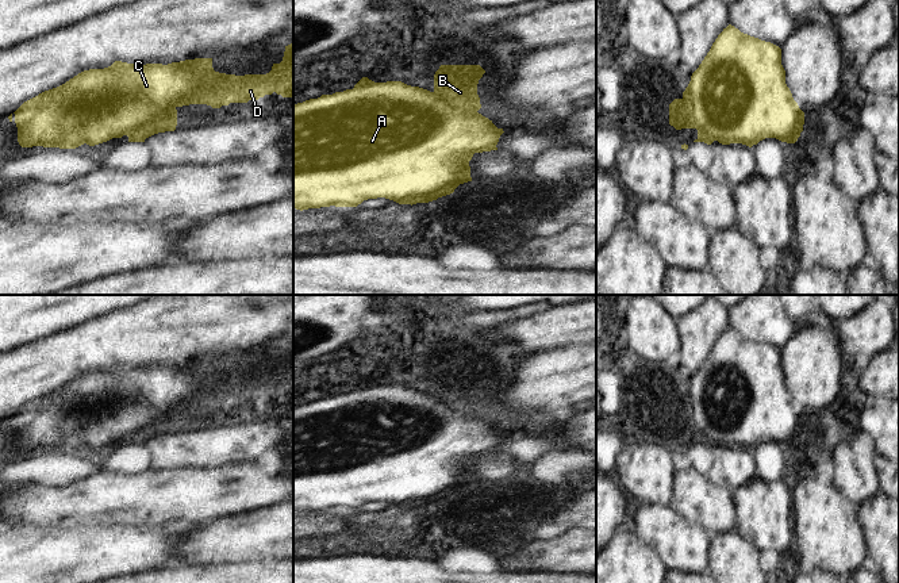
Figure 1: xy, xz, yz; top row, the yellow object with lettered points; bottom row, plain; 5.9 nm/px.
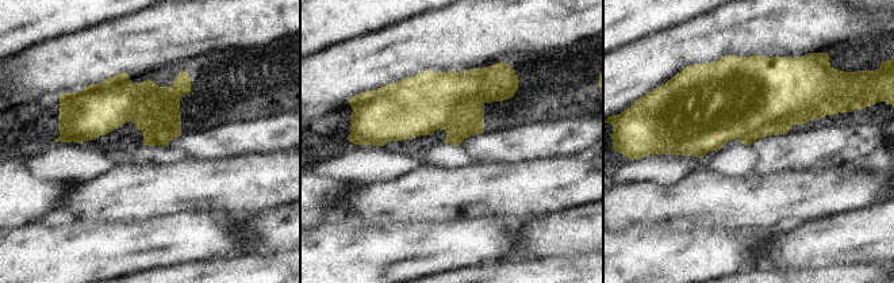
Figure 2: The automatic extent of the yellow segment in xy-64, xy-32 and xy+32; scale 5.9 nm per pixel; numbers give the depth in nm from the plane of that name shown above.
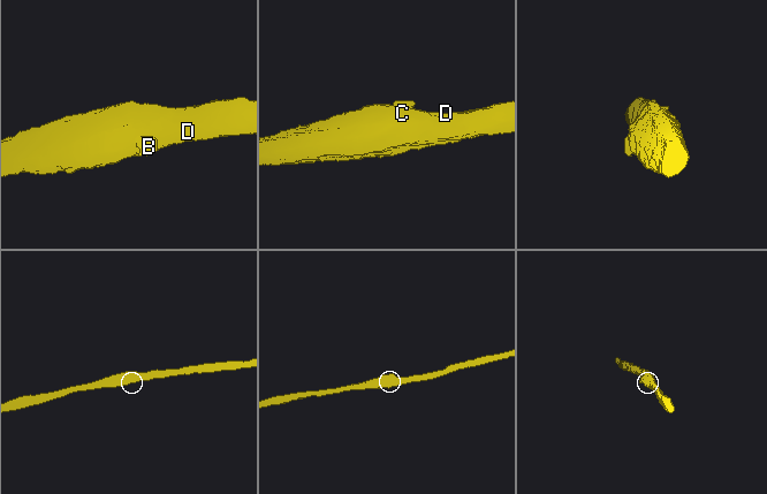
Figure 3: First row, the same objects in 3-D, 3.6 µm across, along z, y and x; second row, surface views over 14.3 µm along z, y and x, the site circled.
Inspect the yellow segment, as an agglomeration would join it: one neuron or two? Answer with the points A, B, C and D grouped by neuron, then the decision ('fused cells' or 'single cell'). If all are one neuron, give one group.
A B C D | single cell

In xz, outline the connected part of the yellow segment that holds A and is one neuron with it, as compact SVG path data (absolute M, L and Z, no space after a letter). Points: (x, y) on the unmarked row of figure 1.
M441 368L434 377L434 394L419 390L411 390L402 384L374 386L362 380L353 392L322 398L318 402L310 402L293 407L293 511L308 513L320 510L357 510L364 503L385 500L399 507L429 506L438 500L450 498L464 486L472 484L469 464L475 456L497 453L496 448L503 432L497 432L492 423L477 414L481 411L477 398L477 387L485 373L480 368Z

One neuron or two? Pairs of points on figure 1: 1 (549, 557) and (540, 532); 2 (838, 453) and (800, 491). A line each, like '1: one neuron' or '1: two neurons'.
1: two neurons
2: two neurons

